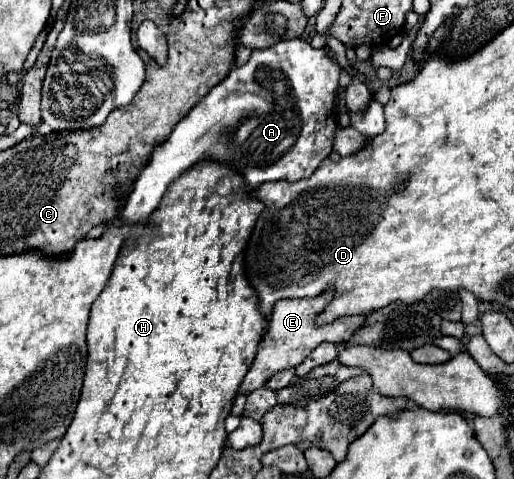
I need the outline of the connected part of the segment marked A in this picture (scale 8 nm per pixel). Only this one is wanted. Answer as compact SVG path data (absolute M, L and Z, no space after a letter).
M304 39L280 41L268 49L252 49L248 63L242 67L232 67L226 79L222 79L216 87L212 87L210 93L202 97L190 109L190 113L176 123L174 131L166 137L166 141L152 149L148 163L140 169L138 177L132 183L132 189L124 193L122 187L116 187L120 203L118 221L144 223L160 205L170 183L200 161L216 161L232 167L244 177L244 181L252 189L266 181L280 179L300 181L310 177L318 169L320 161L332 153L330 139L334 137L336 127L332 99L338 87L338 75L340 67L332 63L322 49L314 49Z

